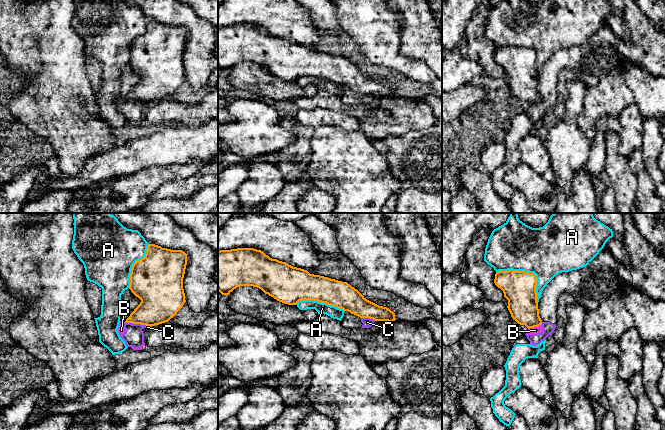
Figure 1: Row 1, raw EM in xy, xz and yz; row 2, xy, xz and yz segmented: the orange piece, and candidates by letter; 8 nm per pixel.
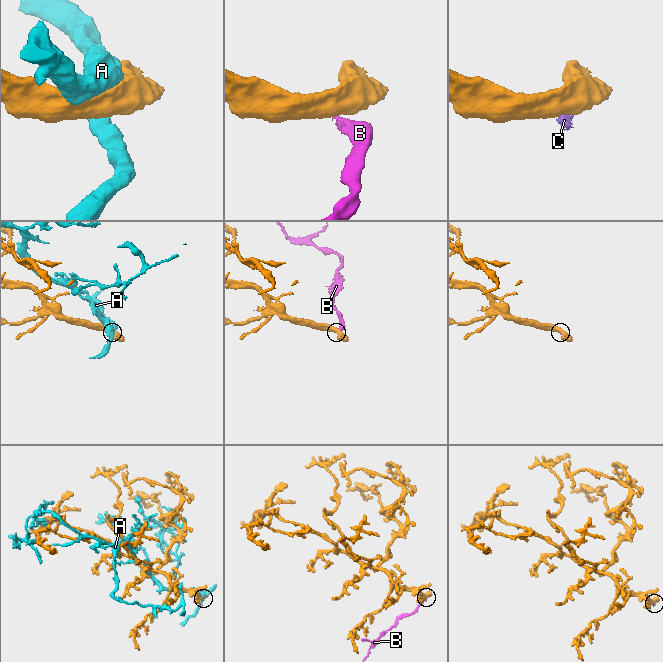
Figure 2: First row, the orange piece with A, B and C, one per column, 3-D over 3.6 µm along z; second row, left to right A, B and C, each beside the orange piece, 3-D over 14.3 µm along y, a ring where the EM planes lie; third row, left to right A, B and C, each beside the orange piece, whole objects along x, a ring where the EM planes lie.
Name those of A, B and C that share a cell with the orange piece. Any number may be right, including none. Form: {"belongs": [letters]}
{"belongs": []}

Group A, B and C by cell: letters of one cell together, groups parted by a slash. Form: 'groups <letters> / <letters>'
groups A / B C

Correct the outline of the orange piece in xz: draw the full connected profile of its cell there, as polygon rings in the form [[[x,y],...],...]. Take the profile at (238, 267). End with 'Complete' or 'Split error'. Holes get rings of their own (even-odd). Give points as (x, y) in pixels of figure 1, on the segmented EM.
[[[254,248],[218,251],[218,291],[229,295],[240,286],[257,287],[288,305],[314,300],[360,318],[388,322],[396,320],[393,311],[367,300],[347,282],[310,274]]]. Complete

